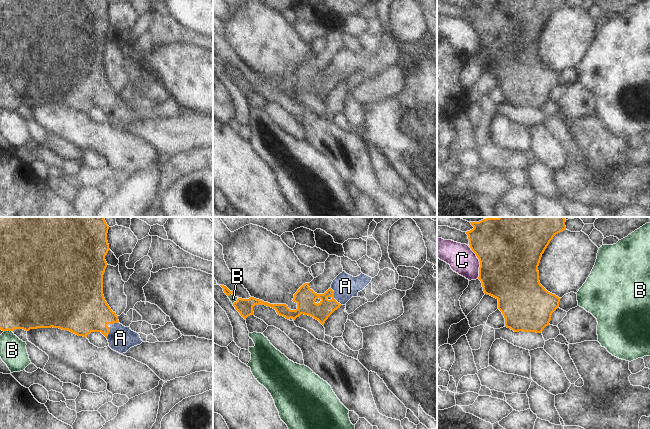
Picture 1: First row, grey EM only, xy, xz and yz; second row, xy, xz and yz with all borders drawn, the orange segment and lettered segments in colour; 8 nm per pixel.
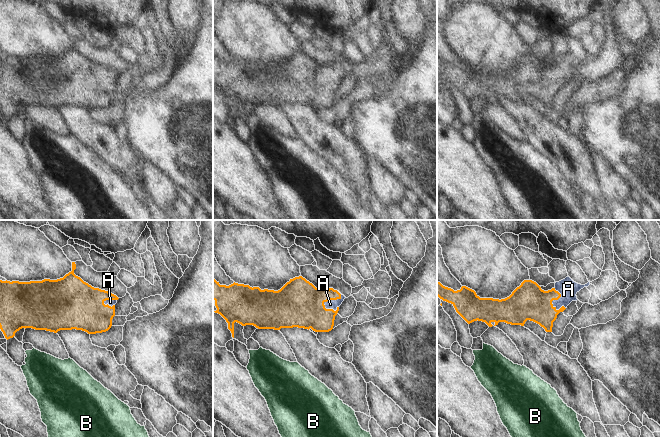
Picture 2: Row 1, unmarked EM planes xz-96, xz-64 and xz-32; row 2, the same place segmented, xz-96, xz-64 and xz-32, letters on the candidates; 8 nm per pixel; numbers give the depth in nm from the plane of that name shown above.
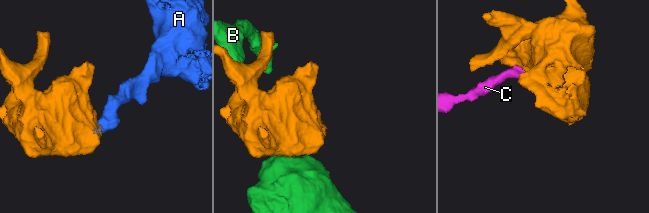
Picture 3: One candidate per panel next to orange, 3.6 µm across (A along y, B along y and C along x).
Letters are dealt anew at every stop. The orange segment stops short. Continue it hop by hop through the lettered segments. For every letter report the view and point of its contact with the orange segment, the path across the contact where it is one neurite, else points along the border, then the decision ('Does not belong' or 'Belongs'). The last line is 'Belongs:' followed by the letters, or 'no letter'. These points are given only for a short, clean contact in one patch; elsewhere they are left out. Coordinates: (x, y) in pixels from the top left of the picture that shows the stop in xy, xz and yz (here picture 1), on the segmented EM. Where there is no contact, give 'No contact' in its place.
A: Touches orange at xz (333, 297). Path across: xz (305, 297), (333, 297), (345, 286). Belongs
B: Touches orange at xy (7, 329). Boundary: xy (11, 330), (4, 331). Does not belong
C: Touches orange at yz (480, 263). Does not belong
Belongs: A

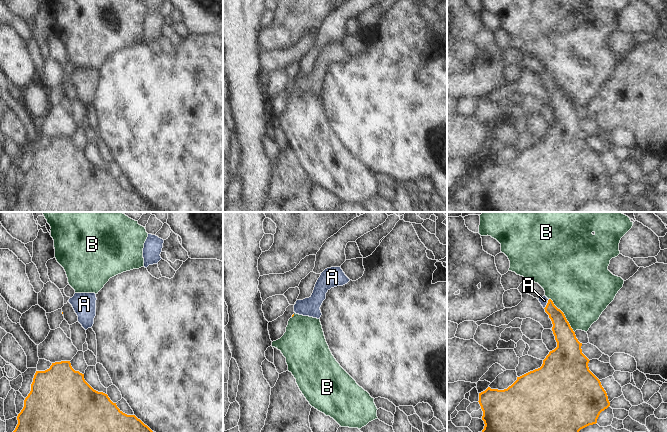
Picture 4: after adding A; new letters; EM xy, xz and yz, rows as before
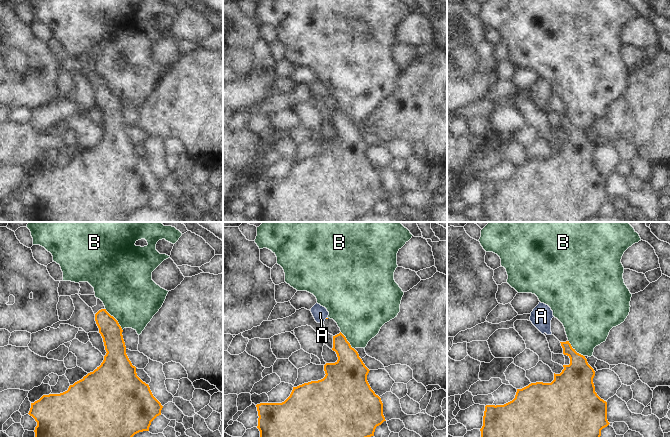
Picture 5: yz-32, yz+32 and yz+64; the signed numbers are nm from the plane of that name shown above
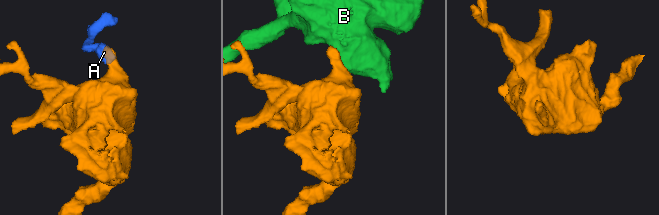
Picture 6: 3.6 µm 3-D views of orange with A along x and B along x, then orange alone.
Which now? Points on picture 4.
A: Touches orange at yz (547, 304). Path across: yz (562, 330), (557, 316), (547, 304), (544, 300). Belongs
B: Touches orange at yz (564, 315). Does not belong
Belongs: A

